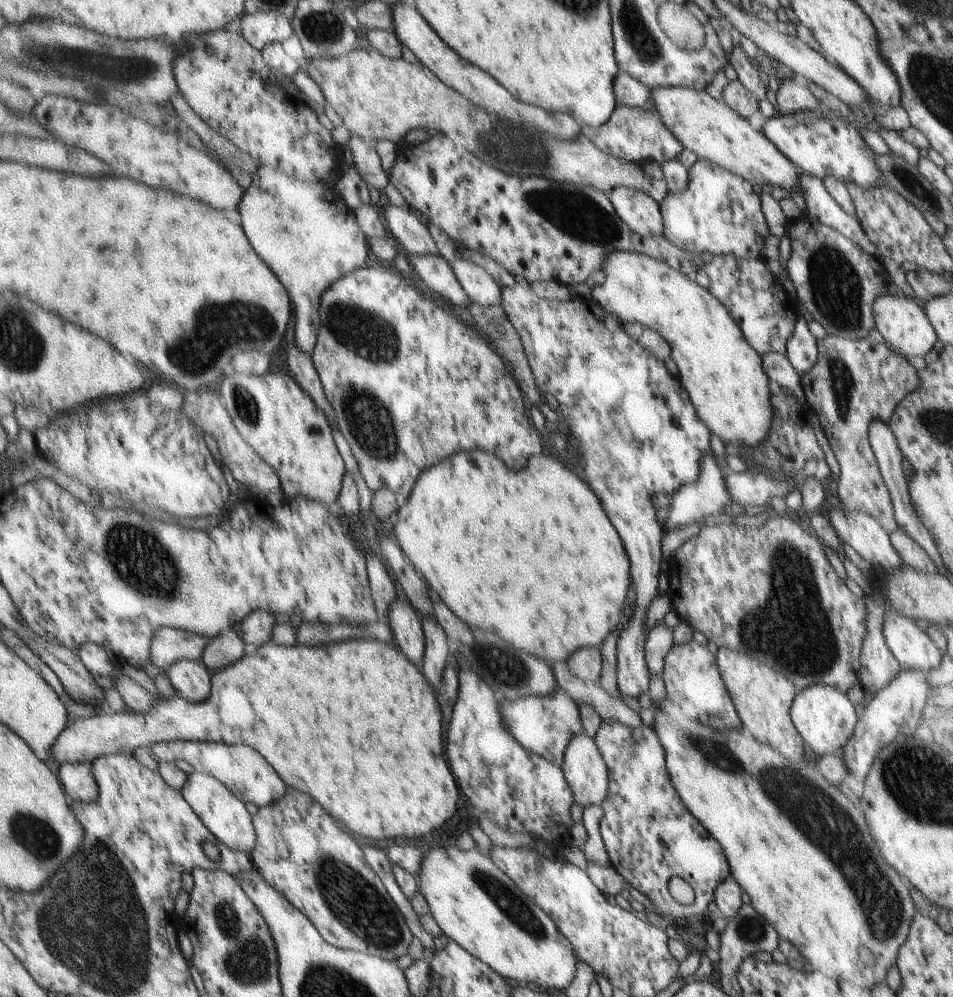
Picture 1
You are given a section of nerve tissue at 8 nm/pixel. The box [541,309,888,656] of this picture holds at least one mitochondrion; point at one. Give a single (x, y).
(842, 382)

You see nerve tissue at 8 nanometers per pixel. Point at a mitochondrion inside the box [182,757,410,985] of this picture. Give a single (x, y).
(355, 901)

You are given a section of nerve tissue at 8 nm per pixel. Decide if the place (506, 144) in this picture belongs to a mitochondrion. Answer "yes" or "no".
yes

